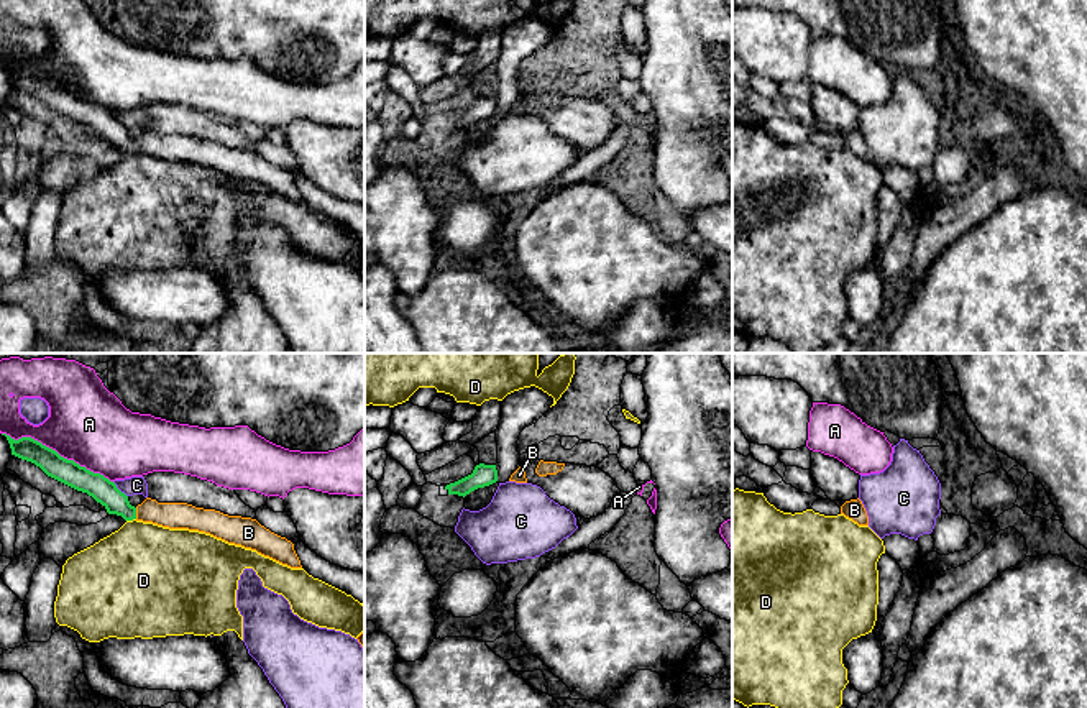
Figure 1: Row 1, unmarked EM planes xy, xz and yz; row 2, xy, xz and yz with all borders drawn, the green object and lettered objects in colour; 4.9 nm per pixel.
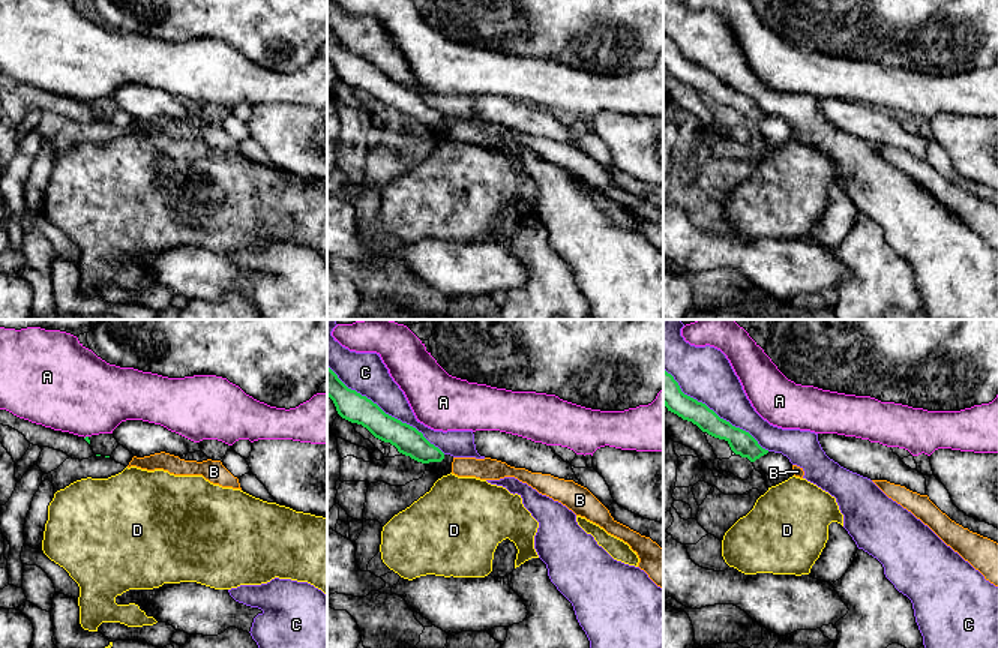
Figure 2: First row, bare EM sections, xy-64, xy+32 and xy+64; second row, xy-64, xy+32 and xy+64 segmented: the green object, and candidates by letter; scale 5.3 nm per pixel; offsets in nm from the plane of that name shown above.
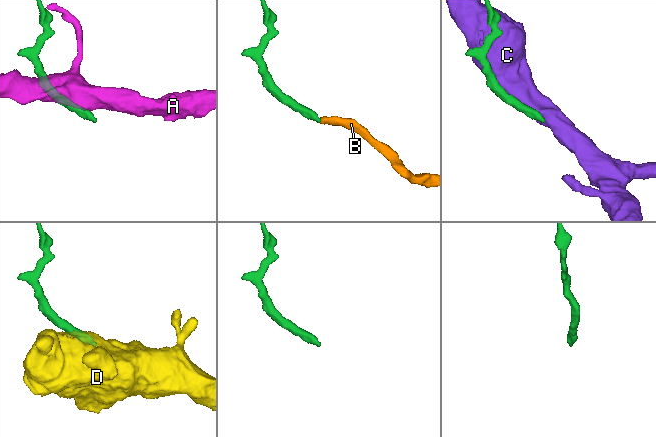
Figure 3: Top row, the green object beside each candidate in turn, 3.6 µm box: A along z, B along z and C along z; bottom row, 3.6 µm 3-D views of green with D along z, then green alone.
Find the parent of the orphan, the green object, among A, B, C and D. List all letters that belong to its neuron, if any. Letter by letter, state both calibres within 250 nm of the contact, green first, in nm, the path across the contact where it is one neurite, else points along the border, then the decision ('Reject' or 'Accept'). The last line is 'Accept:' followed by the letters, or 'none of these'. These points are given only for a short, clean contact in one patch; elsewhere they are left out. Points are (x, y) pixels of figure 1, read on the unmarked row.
A: Thickness 120 nm (green) against 380 nm. Reject
B: Thickness 120 nm (green) against 130 nm. Path across: xy (102, 122), (135, 145), (168, 147). Accept
C: Thickness 120 nm (green) against 100 nm. Reject
D: Thickness 120 nm (green) against 460 nm. Boundary: xy (135, 150), (127, 153). Reject
Accept: B

